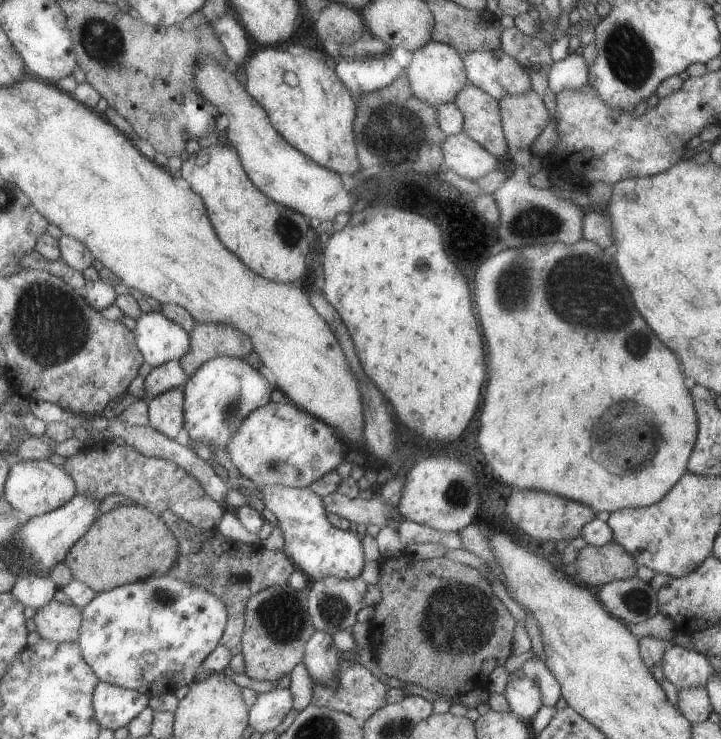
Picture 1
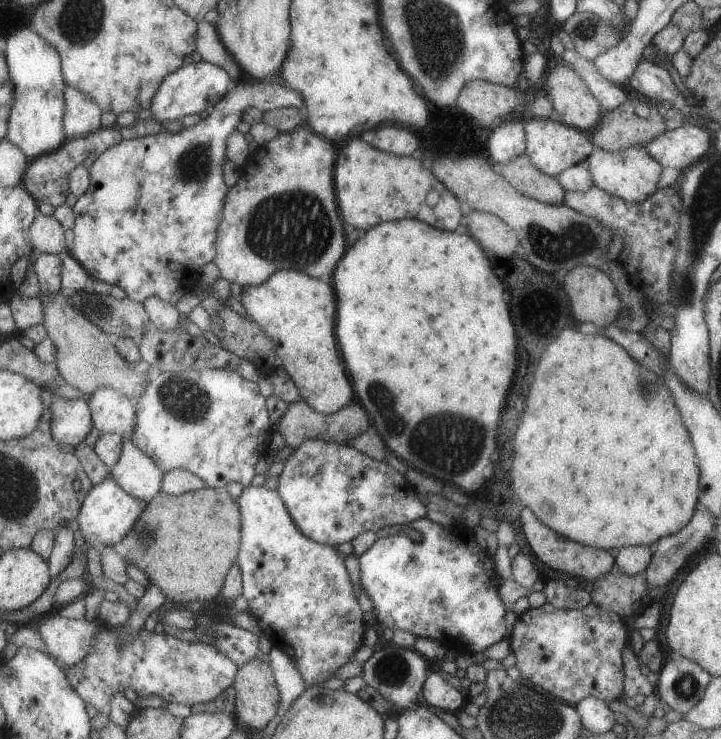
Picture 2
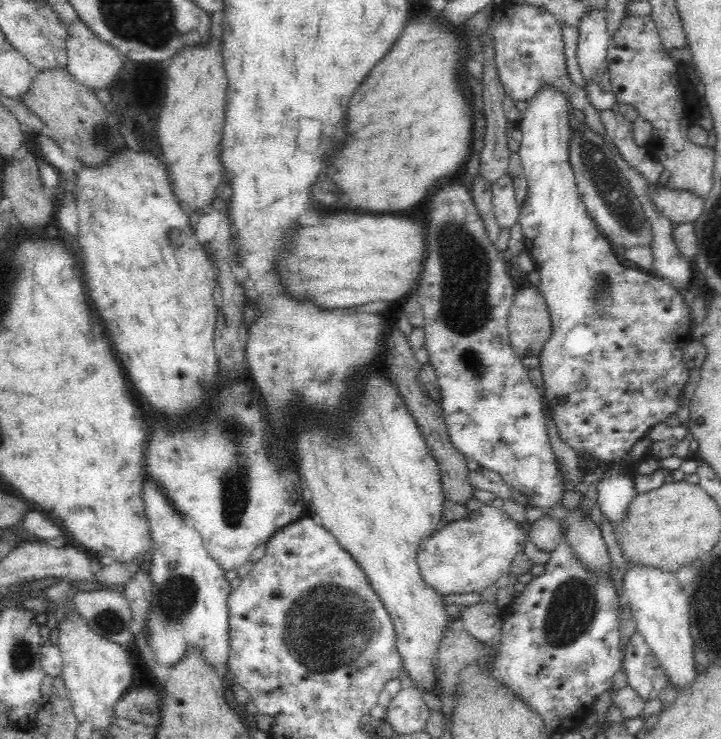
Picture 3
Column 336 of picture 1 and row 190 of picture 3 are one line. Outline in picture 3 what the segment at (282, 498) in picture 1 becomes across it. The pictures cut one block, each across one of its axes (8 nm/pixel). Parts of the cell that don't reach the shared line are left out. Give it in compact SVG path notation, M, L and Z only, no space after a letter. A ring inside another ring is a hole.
M542 86L540 90L532 98L527 100L527 107L521 114L516 125L518 126L518 139L521 147L519 155L522 161L523 174L526 177L528 185L528 194L524 206L519 211L518 223L522 225L524 233L524 246L528 250L532 259L536 262L538 272L540 272L540 283L536 286L538 291L548 302L548 311L550 311L550 319L552 319L552 334L549 341L542 349L540 358L540 370L544 375L544 389L541 390L548 414L554 418L560 438L566 442L570 448L579 456L579 460L595 460L597 464L600 462L621 462L622 458L627 455L633 444L636 444L639 439L646 437L646 432L656 424L666 420L668 415L674 414L678 408L678 400L682 395L682 390L689 378L689 368L684 365L683 346L686 342L692 339L691 319L689 308L684 302L683 293L677 292L668 280L656 278L651 272L632 270L632 268L624 268L620 262L620 251L617 250L610 241L600 233L600 229L596 226L594 219L586 211L586 207L582 202L580 193L575 179L575 172L569 159L569 146L573 135L573 130L570 127L569 115L572 113L570 108L569 97L566 96L557 86ZM581 381L584 381L586 388L582 389ZM558 400L562 400L558 404Z

